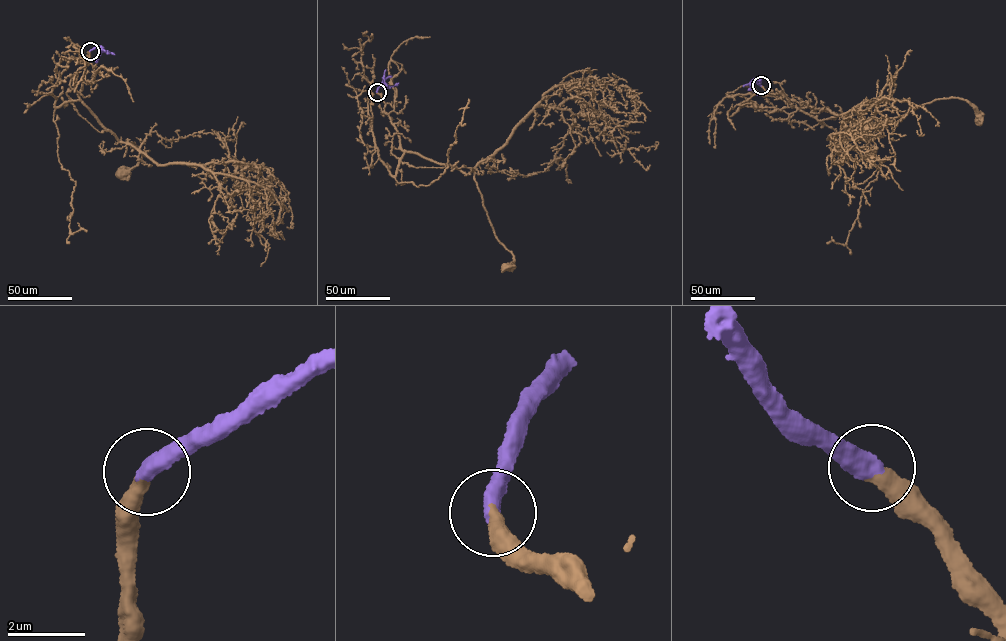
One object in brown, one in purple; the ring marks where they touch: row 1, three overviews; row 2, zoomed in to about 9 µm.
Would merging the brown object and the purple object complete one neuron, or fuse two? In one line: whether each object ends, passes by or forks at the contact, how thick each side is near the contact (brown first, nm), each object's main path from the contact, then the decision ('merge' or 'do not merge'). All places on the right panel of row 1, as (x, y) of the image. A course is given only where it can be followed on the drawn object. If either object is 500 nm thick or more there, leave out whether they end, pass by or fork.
calibres 420 and 550 nm; course brown (761, 85), (807, 106), (877, 124), (882, 117), (899, 117), (937, 99), (958, 97), (969, 102), (979, 121); course purple (761, 85), (753, 80), (749, 84), (759, 95); merge

